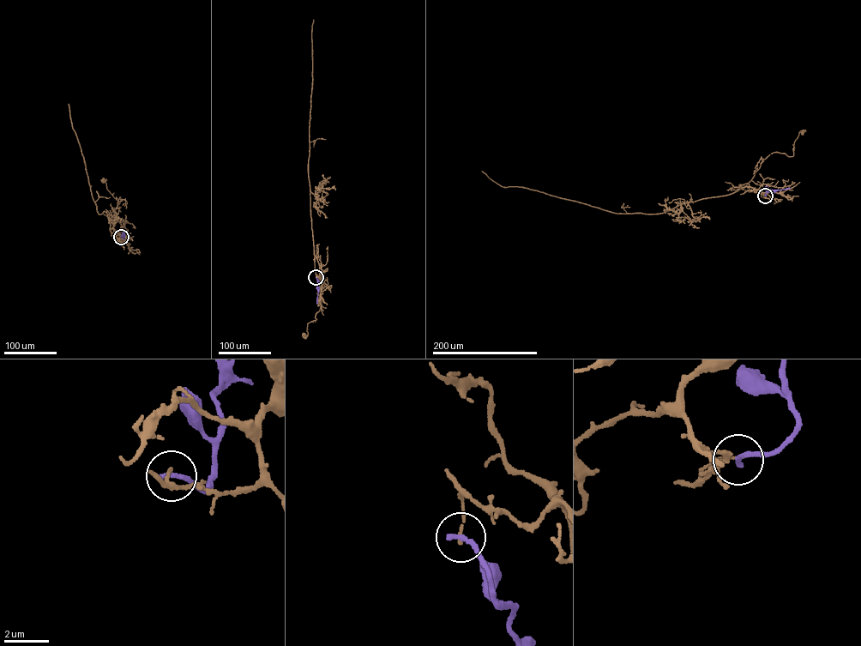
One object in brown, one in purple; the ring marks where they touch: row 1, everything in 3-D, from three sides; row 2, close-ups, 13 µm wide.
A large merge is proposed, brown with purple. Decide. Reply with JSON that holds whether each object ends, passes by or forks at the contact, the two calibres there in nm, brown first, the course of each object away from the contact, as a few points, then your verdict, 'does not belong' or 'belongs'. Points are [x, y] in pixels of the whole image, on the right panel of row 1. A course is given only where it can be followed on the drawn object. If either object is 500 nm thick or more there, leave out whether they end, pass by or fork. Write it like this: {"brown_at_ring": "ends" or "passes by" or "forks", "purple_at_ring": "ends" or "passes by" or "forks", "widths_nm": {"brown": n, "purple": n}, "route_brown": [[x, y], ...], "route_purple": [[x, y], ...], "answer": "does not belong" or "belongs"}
{"brown_at_ring": "ends", "purple_at_ring": "ends", "widths_nm": {"brown": 140, "purple": 240}, "route_brown": [[765, 196], [749, 187], [740, 188], [771, 153], [792, 156], [794, 142], [802, 133]], "route_purple": [[765, 196], [767, 192], [790, 188]], "answer": "does not belong"}

